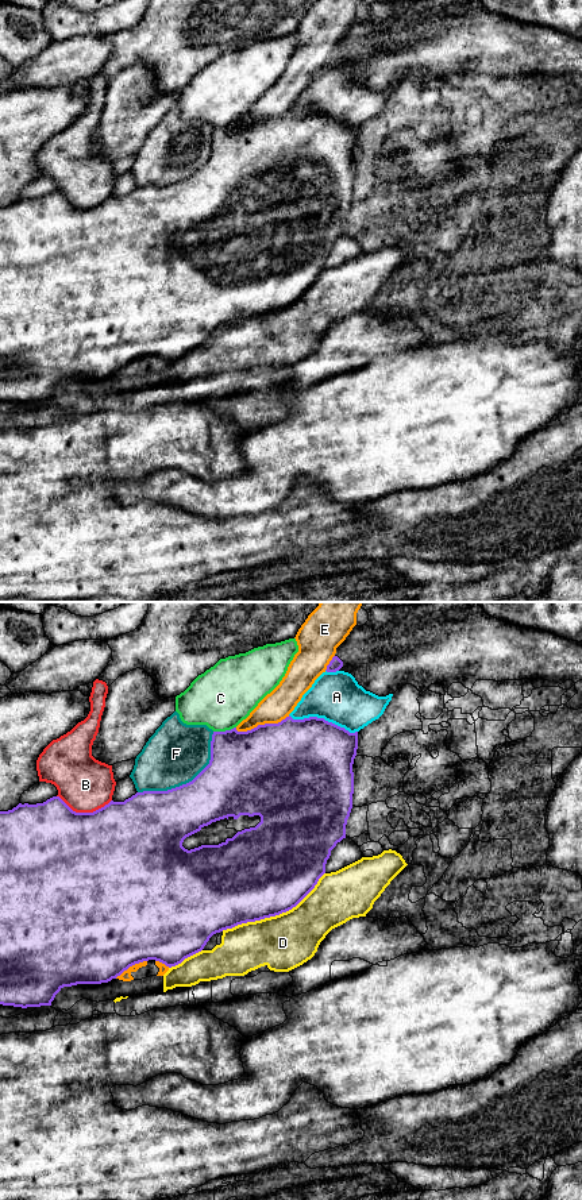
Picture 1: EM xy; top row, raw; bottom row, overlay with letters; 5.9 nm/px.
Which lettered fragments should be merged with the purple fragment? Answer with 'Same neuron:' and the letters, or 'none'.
Same neuron: none

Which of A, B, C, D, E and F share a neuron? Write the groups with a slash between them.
A / B / C / D / E / F

